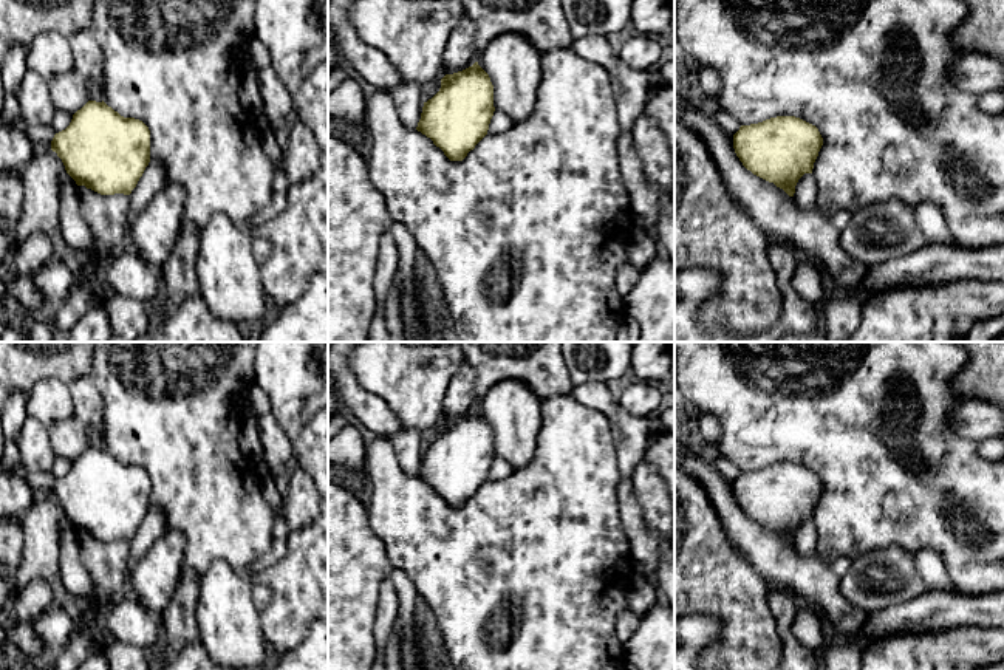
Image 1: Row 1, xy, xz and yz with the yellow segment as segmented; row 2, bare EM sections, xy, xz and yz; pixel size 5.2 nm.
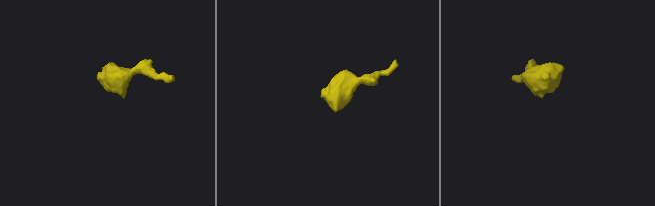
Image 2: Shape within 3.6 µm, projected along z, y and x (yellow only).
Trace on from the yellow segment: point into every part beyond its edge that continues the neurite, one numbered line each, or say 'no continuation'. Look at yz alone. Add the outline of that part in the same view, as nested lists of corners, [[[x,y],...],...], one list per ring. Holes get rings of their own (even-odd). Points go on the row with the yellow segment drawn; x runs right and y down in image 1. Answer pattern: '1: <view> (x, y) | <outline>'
no continuation

